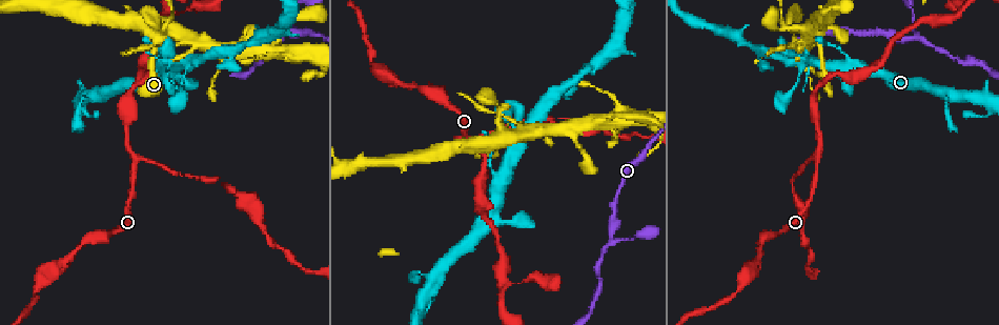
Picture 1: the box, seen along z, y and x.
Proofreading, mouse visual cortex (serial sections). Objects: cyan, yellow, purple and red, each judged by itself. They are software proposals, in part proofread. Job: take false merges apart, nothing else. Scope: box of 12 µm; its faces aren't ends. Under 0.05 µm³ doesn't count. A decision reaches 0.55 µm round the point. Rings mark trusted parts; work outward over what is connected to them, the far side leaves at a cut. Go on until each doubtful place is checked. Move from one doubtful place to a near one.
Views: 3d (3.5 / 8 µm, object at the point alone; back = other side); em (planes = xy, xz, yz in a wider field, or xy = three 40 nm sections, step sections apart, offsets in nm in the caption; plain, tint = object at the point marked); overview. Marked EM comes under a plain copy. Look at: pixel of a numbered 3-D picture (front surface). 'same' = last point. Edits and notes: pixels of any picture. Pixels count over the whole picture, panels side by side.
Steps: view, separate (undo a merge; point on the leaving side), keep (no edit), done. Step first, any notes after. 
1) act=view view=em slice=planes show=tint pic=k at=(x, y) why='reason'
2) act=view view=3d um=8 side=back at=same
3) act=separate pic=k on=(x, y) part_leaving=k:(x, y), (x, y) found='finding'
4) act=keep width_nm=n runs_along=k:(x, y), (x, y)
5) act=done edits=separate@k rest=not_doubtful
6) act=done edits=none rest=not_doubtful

act=view view=3d um=3.5 pic=1 at=(914, 35) why='two arms in line, one across'

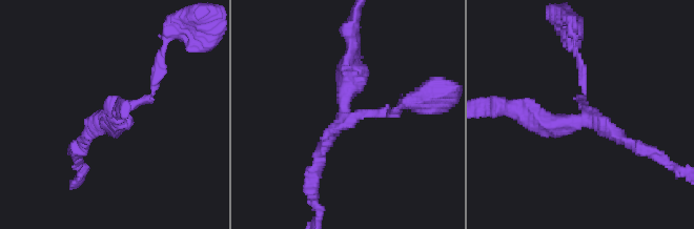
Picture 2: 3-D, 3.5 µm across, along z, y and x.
act=view view=em slice=xy step=3 show=tint pic=2 at=(585, 118) arms=3 arm_widths_nm=150,200,300

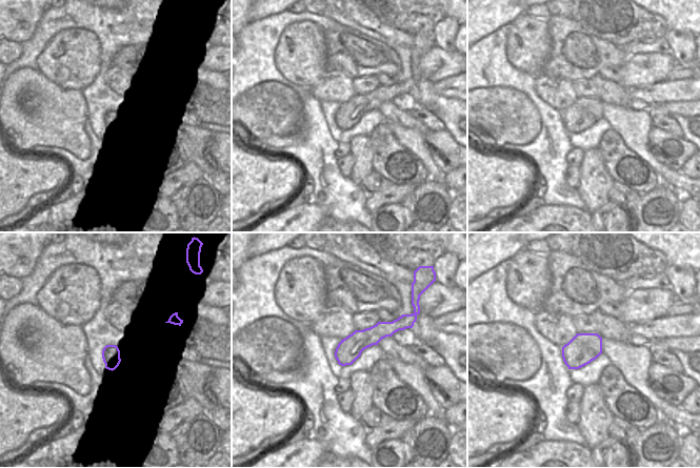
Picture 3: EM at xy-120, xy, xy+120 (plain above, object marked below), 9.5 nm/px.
act=view view=em slice=xy step=1 show=tint at=same why='another direction'

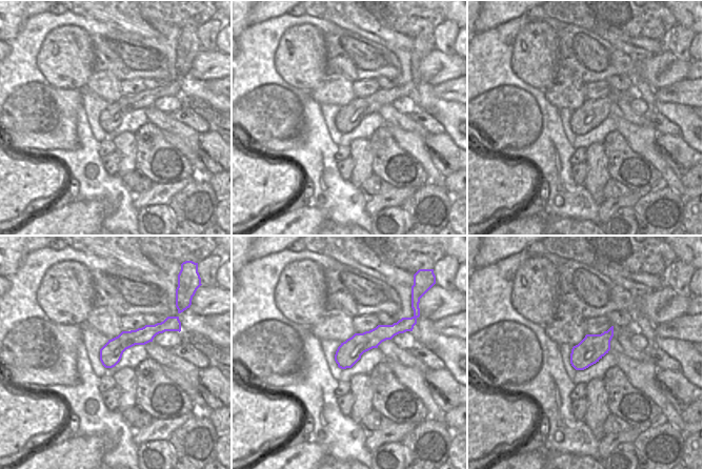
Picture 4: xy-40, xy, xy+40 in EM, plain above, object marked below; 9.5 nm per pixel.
act=keep runs_along=2:(352, 51), (343, 116), (391, 113) found='one cell here'

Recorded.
act=view view=3d um=3.5 side=back pic=1 at=(817, 157) why='sharp bend'

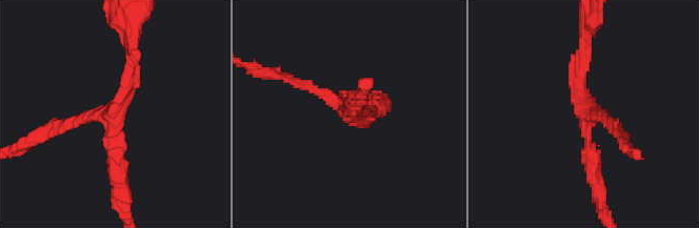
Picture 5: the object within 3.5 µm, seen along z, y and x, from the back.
act=view view=em slice=xy step=5 show=tint pic=5 at=(584, 114) arms=3 arm_widths_nm=150,200,200

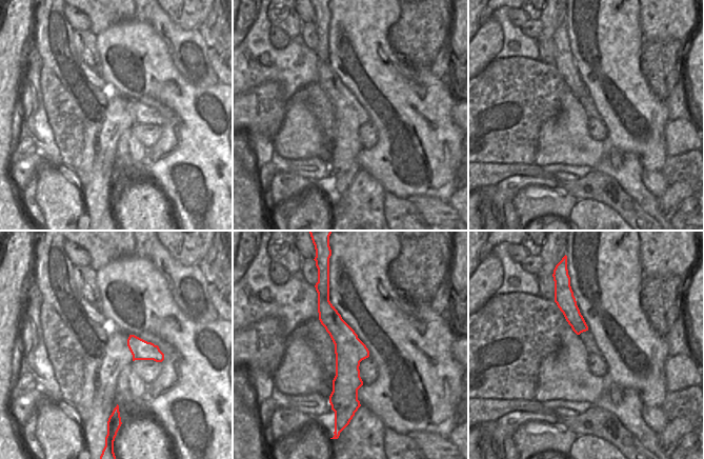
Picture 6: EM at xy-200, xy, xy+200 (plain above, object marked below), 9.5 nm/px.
act=view view=em slice=xy step=1 show=tint at=same why='another direction'

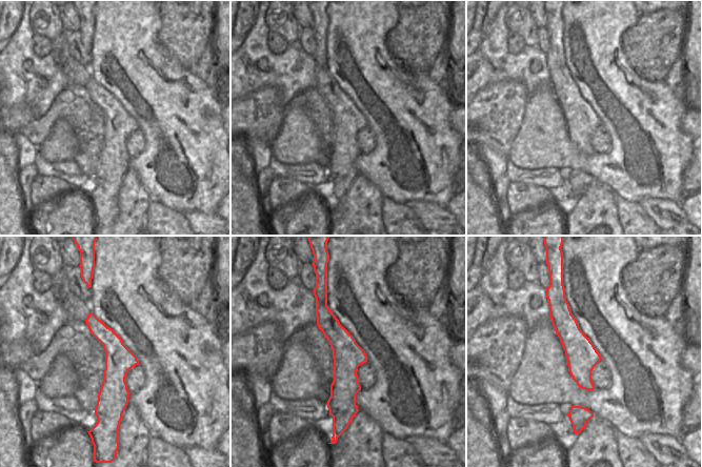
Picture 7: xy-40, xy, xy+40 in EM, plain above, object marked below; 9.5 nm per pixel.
act=keep runs_along=7:(323, 305), (343, 344), (340, 408) found='all the same cell'

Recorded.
act=view view=3d um=3.5 pic=1 at=(950, 17) why='sudden change in width'

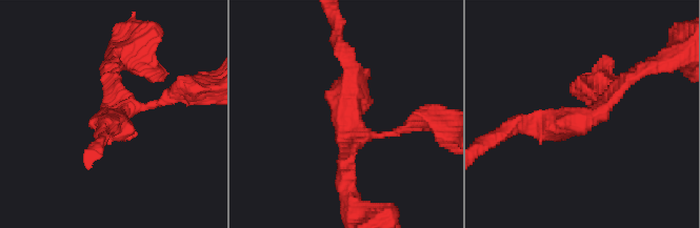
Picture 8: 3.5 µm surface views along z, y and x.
act=view view=em slice=xy step=5 show=tint pic=8 at=(345, 120) arms=3 arm_widths_nm=100,150,250

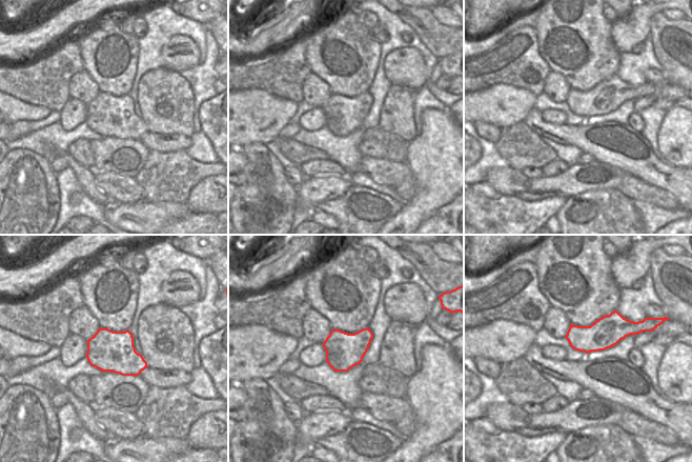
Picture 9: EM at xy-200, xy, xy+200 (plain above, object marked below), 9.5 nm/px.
act=keep width_nm=340 runs_along=8:(519, 123), (586, 120), (592, 94) found='continuous, no second cell'

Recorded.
act=view view=3d um=8 pic=1 at=(801, 233) why='calibre changes'

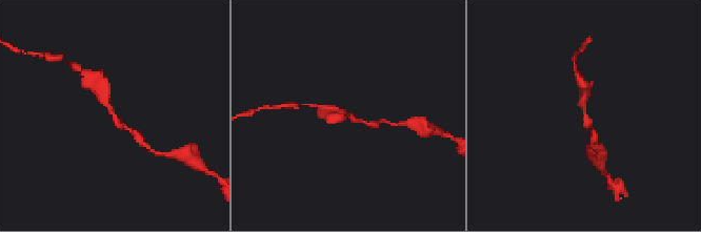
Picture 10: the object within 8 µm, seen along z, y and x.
act=view view=3d um=3.5 pic=10 at=(584, 113) why='zoom in'

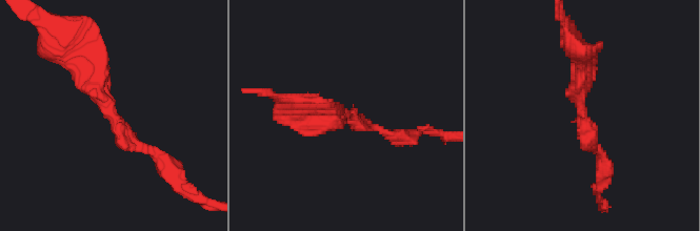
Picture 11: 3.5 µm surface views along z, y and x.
act=view view=em slice=planes show=tint pic=11 at=(581, 117)

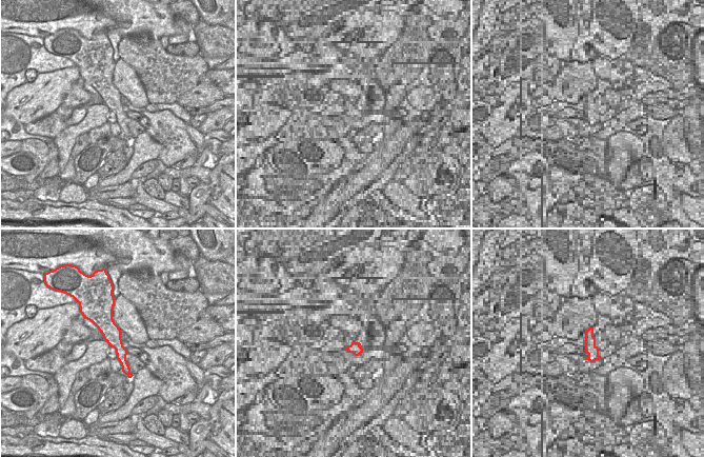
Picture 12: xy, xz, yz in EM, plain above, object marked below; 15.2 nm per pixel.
act=keep runs_along=11:(77, 59), (119, 133), (158, 159) found='one cell here'

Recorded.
act=done edits=none rest=not_doubtful

